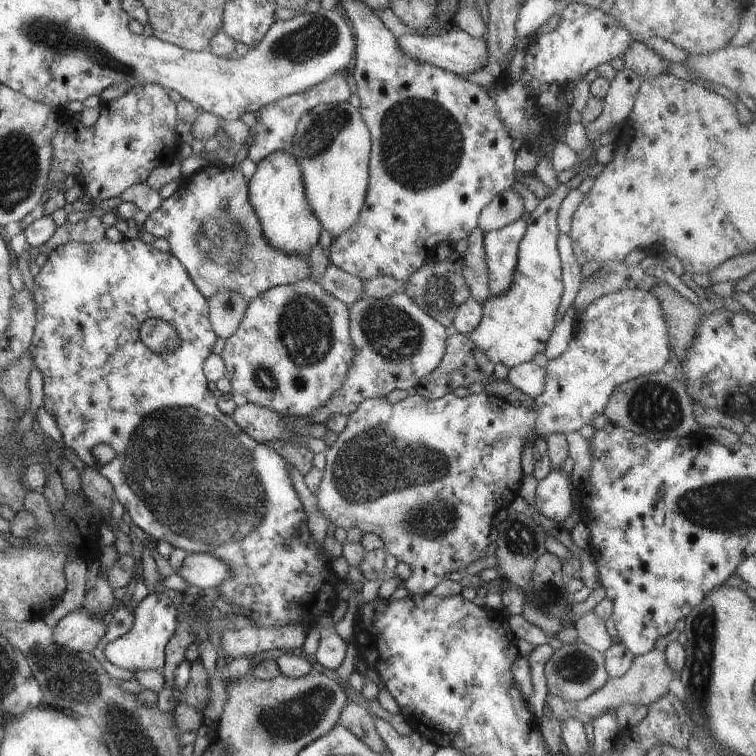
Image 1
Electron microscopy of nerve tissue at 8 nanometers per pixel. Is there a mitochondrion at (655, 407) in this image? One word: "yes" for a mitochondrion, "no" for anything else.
yes

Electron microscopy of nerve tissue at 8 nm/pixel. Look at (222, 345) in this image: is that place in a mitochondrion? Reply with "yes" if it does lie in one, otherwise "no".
no

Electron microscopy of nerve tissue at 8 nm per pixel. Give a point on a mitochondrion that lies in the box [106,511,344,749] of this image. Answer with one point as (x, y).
(288, 721)

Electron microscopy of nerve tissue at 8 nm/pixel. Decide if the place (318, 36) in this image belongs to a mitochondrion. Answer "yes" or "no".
yes

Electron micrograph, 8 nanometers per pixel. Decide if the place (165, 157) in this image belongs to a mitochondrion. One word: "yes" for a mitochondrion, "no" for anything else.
no

